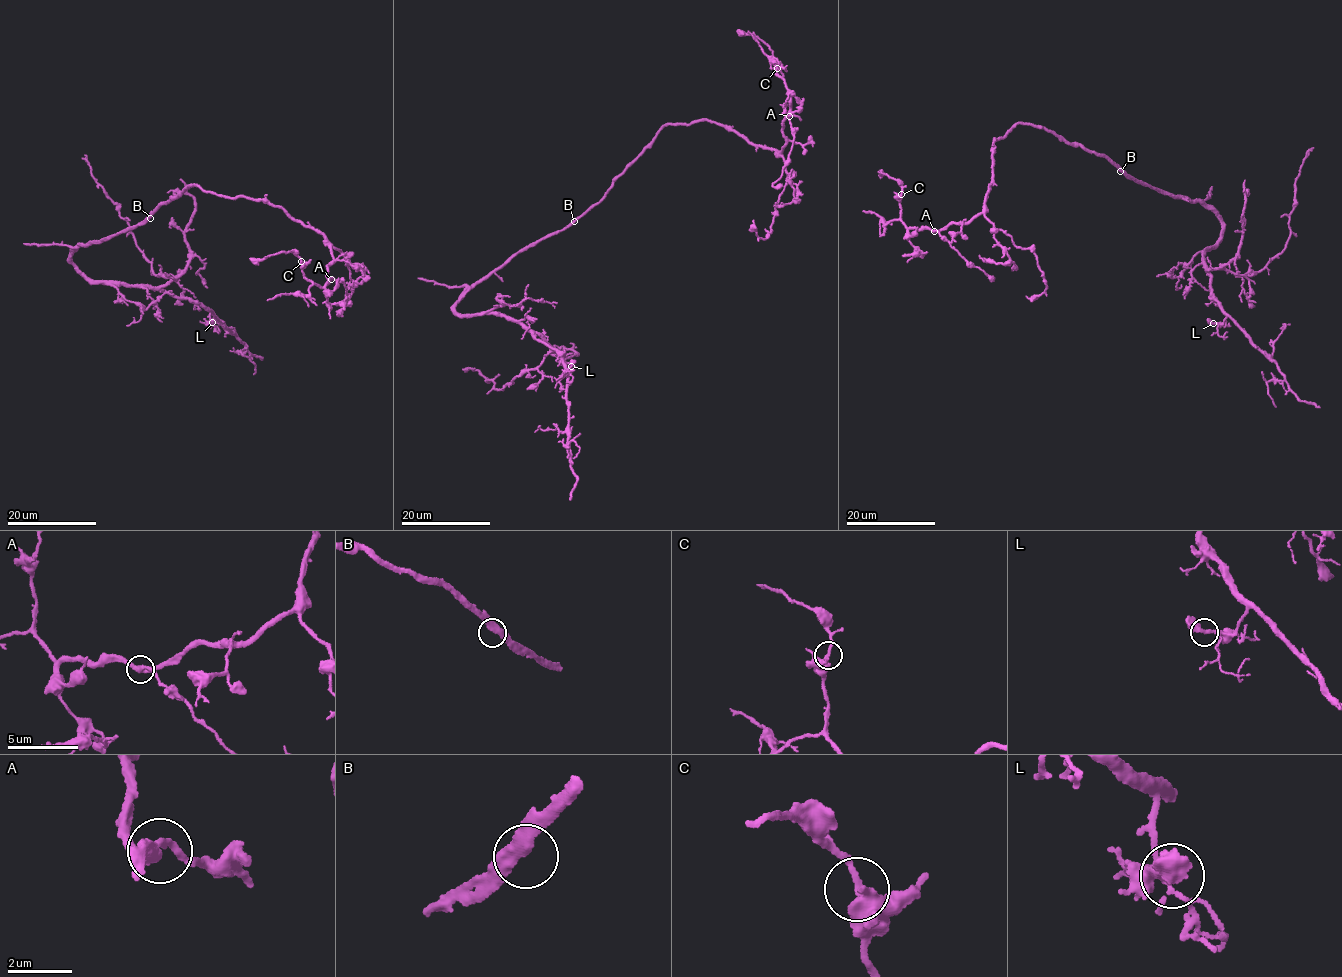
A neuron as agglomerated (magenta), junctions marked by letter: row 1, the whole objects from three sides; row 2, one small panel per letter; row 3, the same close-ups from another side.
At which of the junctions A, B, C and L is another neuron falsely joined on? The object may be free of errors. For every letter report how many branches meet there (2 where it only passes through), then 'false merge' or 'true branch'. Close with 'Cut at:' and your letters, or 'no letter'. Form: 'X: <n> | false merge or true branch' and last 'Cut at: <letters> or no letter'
A: 3 | true branch
B: 2 | true branch
C: 2 | true branch
L: 2 | true branch
Cut at: no letter

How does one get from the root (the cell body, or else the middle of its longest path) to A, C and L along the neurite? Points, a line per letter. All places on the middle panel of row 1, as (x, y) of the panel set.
A: (572, 222), (603, 197), (614, 179), (664, 126), (716, 122), (778, 153), (786, 142), (782, 122), (789, 116)
C: (572, 222), (603, 197), (669, 124), (716, 122), (778, 153), (786, 142), (782, 122), (791, 90), (777, 68)
L: (572, 222), (511, 256), (454, 308), (466, 316), (490, 313), (519, 320), (554, 347), (566, 376), (571, 366)

